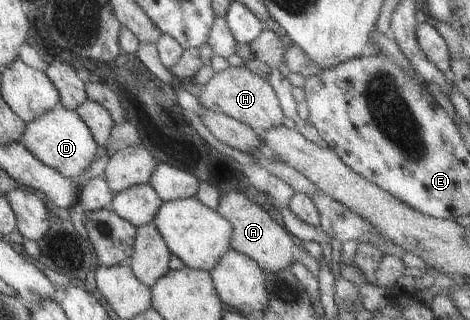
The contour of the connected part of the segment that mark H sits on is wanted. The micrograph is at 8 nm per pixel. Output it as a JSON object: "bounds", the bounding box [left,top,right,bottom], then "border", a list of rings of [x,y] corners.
{"bounds":[196,65,285,132],"border":[[[229,65],[226,70],[214,73],[196,97],[204,108],[232,117],[257,132],[280,126],[285,118],[276,93],[268,80],[254,74],[246,65],[240,67]]]}

